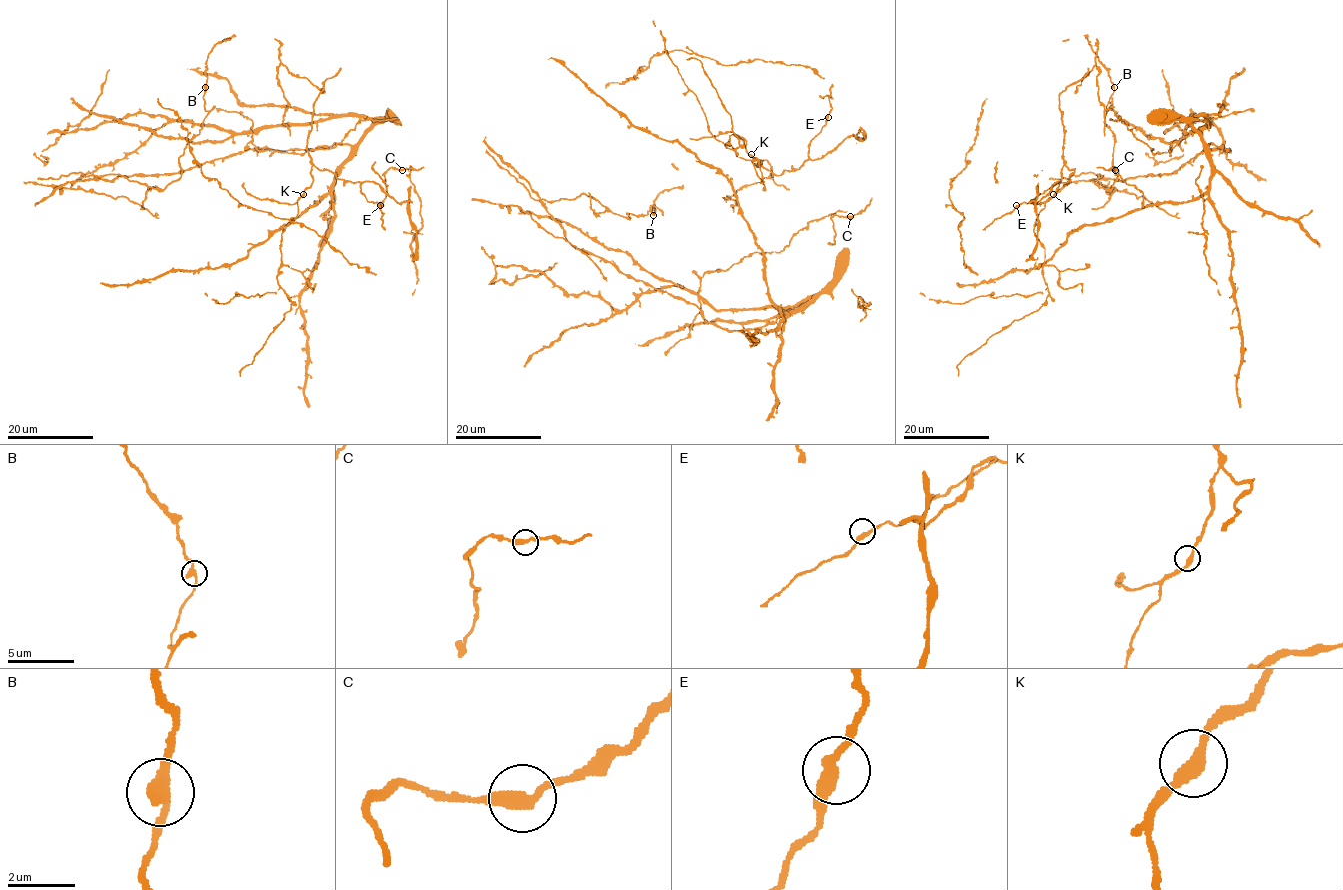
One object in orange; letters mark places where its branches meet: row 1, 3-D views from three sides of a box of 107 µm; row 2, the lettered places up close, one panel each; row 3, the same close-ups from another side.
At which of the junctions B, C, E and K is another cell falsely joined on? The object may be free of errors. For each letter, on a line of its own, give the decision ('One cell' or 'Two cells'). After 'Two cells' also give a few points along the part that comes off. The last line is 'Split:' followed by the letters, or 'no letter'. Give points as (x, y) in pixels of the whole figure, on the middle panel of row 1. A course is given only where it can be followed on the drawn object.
B: Two cells
C: One cell
E: One cell
K: One cell
Split: B

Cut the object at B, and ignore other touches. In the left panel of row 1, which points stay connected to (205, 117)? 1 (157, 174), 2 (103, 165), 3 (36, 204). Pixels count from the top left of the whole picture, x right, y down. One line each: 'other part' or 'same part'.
1: other part
2: other part
3: other part

